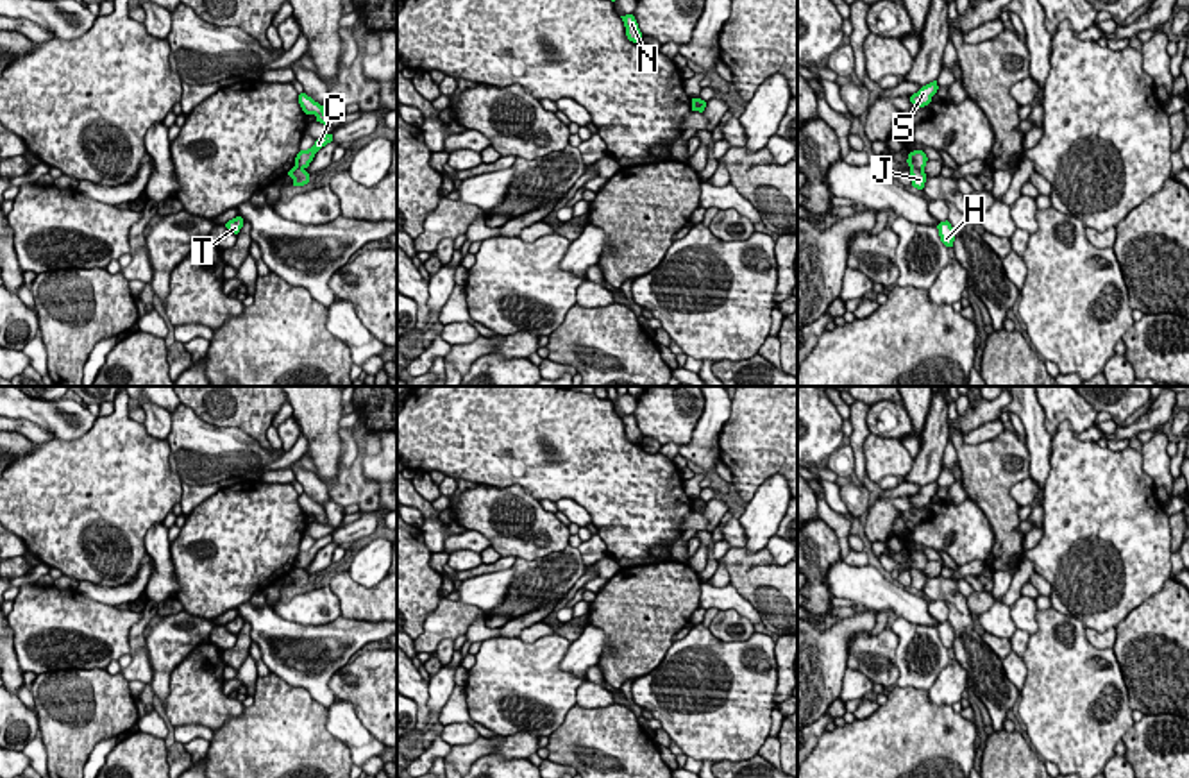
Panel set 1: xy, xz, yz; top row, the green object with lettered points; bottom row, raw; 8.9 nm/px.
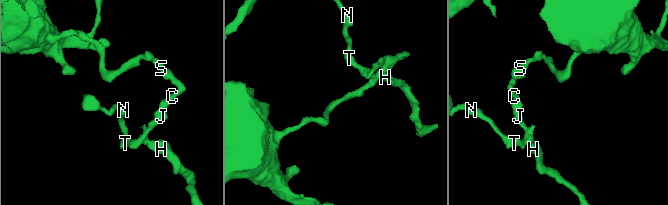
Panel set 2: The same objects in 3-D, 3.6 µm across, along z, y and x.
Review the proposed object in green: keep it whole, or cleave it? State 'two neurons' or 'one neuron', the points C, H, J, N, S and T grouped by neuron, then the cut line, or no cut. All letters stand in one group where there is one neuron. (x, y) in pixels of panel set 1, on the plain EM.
two neurons | C S / H J N T | yz (910, 567), (923, 571)

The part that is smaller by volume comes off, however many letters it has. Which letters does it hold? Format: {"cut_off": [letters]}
{"cut_off": ["H", "J", "N", "T"]}

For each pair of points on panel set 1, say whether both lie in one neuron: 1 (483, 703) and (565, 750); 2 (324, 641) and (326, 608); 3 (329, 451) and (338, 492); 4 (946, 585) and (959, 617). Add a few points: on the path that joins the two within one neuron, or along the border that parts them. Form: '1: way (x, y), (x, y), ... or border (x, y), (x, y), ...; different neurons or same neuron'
1: border (574, 703), (565, 719), (548, 735); different neurons
2: border (340, 614), (320, 625), (297, 625), (285, 619); different neurons
3: border (342, 440), (338, 476), (326, 483); different neurons
4: way (948, 592), (957, 603), (957, 610); same neuron

